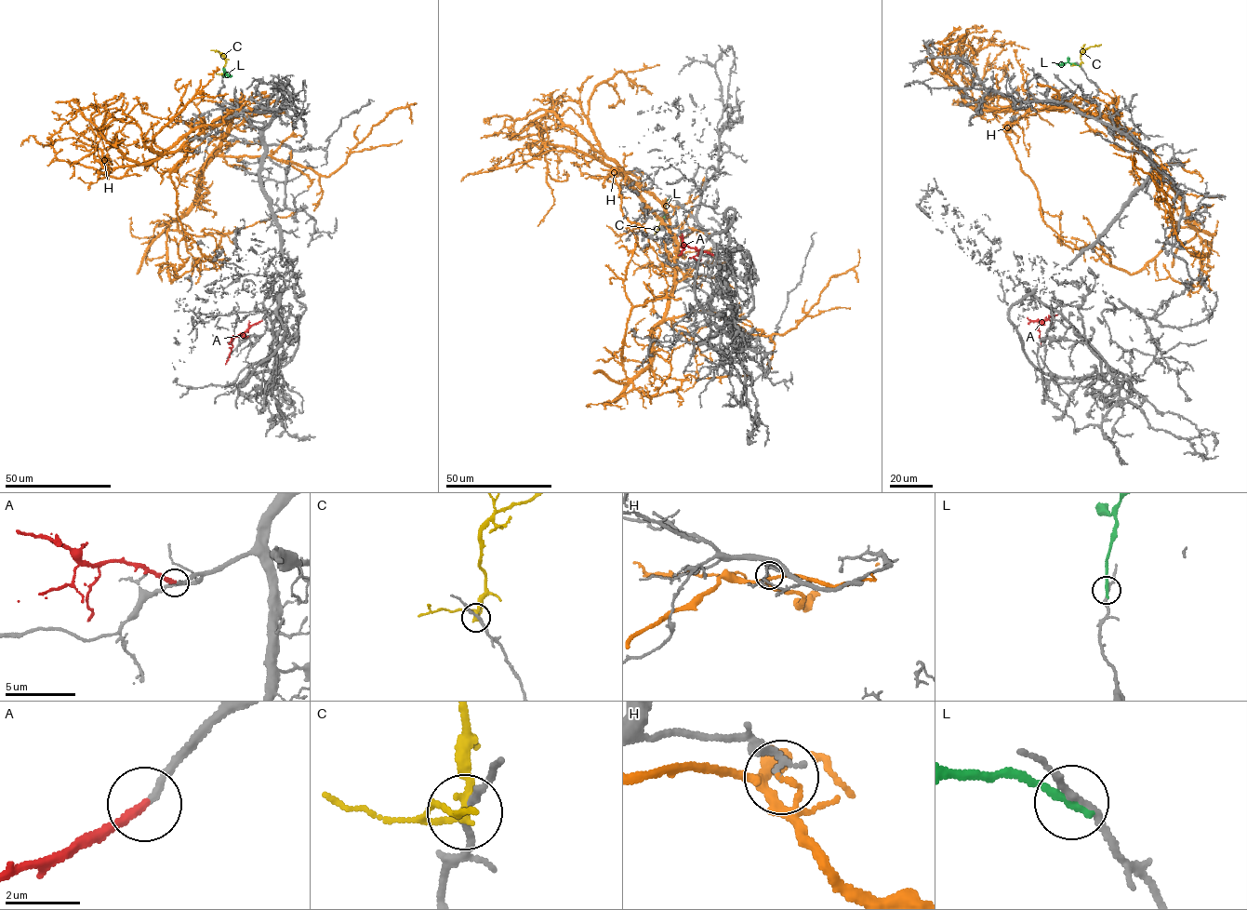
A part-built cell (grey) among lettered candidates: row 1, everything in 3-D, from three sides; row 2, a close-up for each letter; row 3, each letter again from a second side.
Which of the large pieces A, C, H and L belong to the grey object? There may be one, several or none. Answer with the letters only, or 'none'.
A

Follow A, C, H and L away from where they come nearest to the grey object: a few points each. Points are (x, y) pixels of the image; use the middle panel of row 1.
A: (713, 255), (685, 246), (678, 256)
C: (664, 219), (656, 233), (651, 234)
H: (693, 340), (665, 317), (673, 284), (675, 235), (664, 206), (647, 193), (570, 150), (495, 166), (460, 181)
L: (664, 218), (669, 195)

